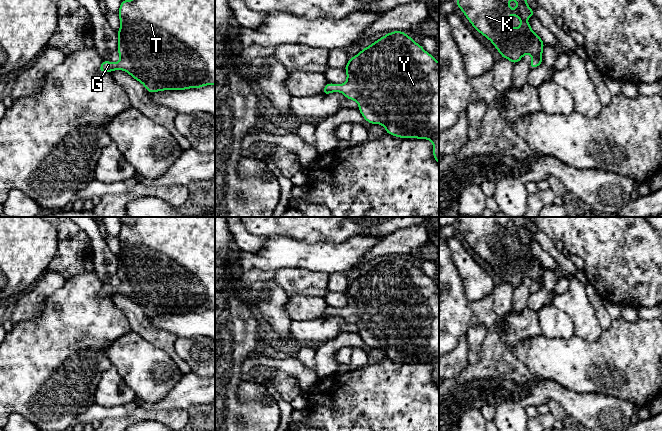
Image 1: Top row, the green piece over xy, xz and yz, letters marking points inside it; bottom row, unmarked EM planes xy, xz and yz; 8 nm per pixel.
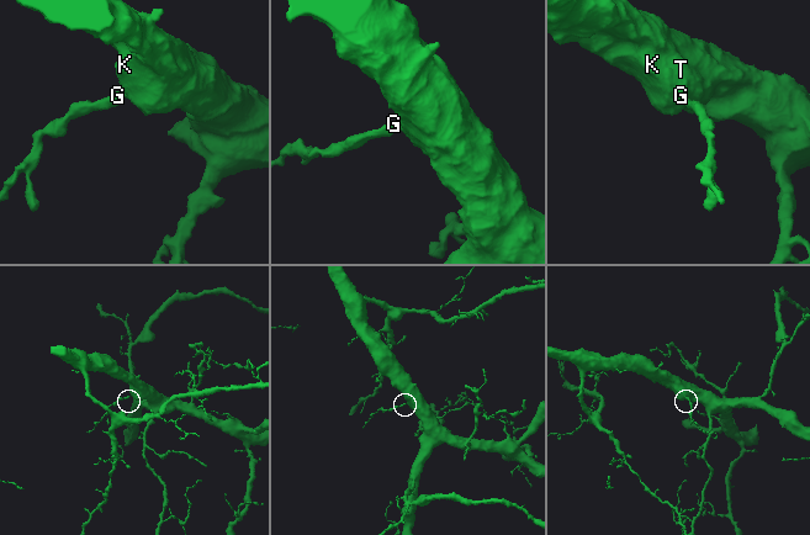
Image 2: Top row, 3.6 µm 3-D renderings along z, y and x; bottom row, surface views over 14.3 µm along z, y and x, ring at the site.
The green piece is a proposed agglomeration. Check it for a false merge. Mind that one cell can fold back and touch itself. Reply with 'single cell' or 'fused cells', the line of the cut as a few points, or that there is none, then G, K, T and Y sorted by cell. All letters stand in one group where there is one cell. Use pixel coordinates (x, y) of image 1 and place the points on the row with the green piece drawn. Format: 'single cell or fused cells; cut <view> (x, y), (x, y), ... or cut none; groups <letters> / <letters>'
fused cells; cut xz (342, 85), (340, 91); groups G / K T Y

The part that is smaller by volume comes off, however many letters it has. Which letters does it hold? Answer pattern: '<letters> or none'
G

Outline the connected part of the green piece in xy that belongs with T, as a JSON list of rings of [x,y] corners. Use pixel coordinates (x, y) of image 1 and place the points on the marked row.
[[[122,0],[118,11],[120,29],[118,31],[118,66],[140,81],[150,93],[162,90],[185,90],[201,88],[204,85],[215,85],[215,0]]]

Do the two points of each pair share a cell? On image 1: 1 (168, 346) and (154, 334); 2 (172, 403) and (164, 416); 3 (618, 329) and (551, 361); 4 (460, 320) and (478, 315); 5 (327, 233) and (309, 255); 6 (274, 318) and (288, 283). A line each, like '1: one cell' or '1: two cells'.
1: one cell
2: two cells
3: one cell
4: two cells
5: two cells
6: two cells

